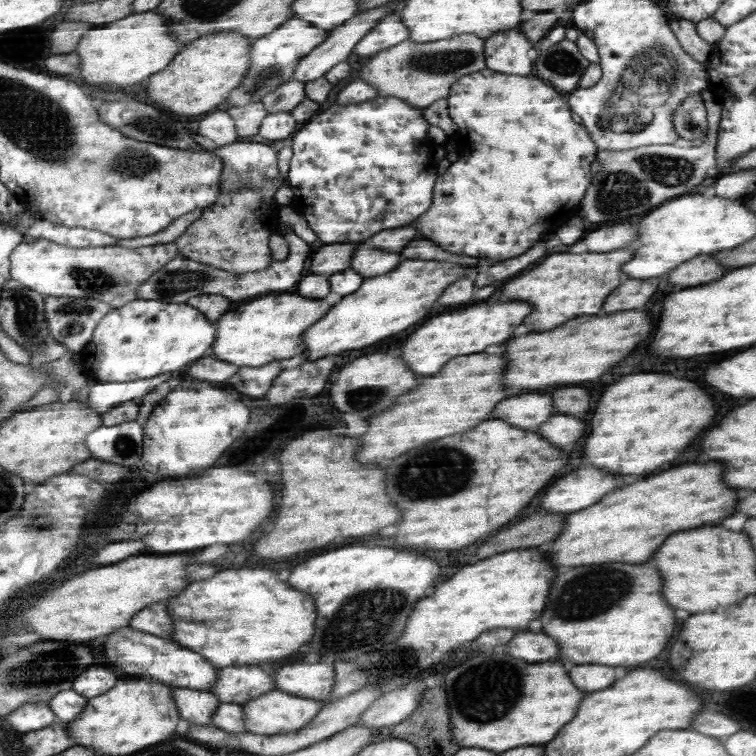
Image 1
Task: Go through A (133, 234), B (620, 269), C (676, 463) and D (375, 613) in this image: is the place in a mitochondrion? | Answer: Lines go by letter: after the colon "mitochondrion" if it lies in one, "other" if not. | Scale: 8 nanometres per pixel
A: other
B: other
C: other
D: mitochondrion

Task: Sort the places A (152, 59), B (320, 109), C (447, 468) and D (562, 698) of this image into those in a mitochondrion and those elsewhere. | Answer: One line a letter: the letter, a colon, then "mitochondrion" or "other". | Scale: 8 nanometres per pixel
A: other
B: other
C: mitochondrion
D: other

